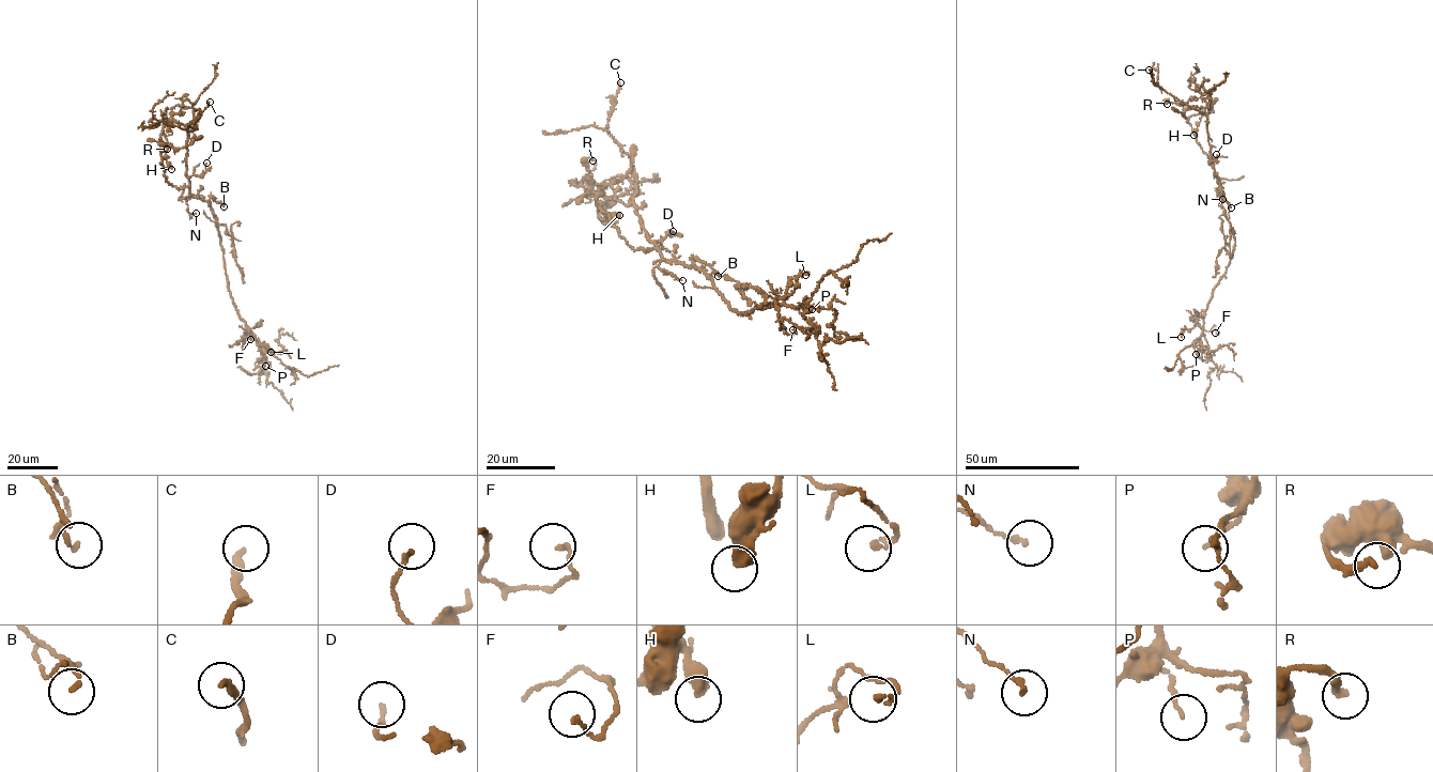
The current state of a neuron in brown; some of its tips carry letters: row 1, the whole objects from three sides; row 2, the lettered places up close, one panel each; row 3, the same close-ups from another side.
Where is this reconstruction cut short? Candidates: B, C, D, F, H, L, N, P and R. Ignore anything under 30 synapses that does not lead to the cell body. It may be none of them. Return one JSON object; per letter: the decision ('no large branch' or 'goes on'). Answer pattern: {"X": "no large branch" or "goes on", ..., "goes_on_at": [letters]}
{"B": "no large branch", "C": "no large branch", "D": "no large branch", "F": "no large branch", "H": "no large branch", "L": "no large branch", "N": "no large branch", "P": "no large branch", "R": "no large branch", "goes_on_at": []}

